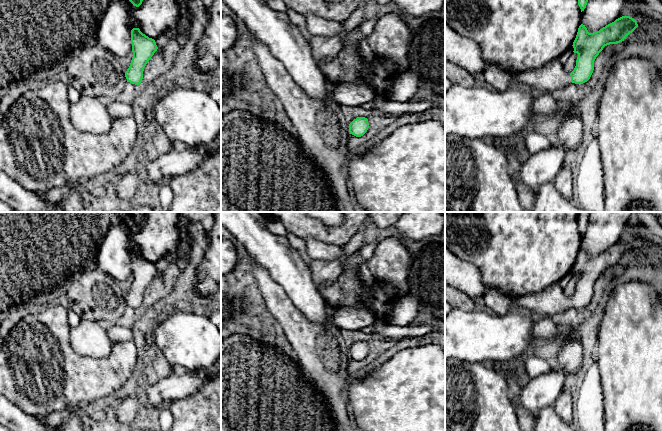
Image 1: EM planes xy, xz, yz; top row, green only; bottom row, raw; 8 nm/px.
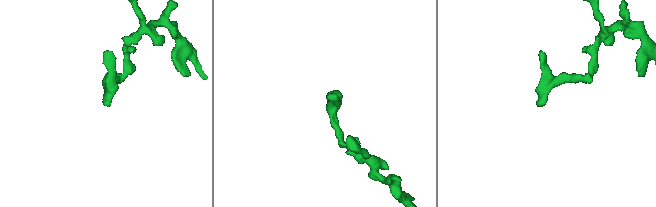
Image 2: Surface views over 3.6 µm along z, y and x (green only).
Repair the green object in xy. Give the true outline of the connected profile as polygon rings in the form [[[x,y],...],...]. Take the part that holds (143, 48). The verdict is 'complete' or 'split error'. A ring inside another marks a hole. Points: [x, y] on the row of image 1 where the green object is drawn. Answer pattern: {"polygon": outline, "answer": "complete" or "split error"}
{"polygon": [[[139,28],[131,30],[131,44],[133,57],[125,77],[127,82],[139,85],[143,79],[144,68],[158,47],[155,40],[143,34]]], "answer": "complete"}

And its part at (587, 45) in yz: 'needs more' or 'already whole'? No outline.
needs more

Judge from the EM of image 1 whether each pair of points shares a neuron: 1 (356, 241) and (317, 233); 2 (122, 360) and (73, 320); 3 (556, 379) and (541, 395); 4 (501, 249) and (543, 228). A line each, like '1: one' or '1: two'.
1: two
2: two
3: one
4: one

